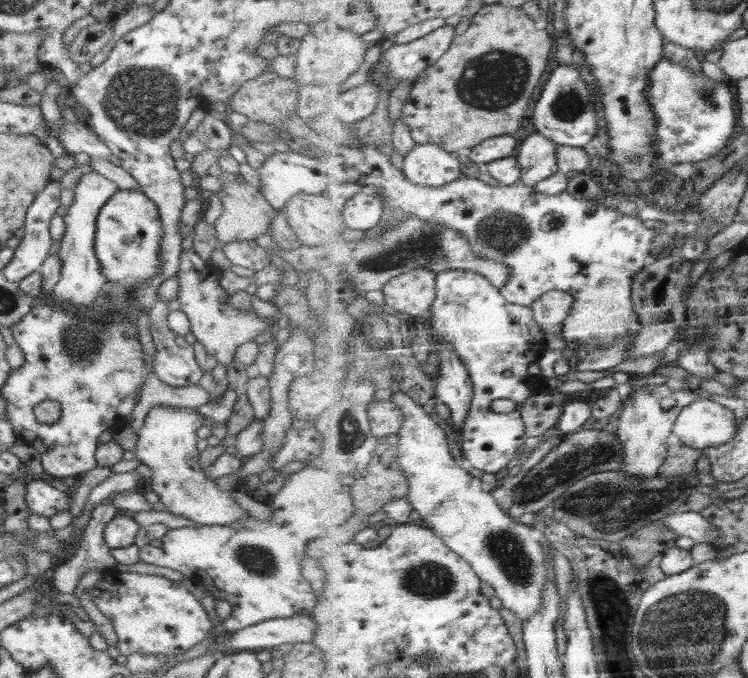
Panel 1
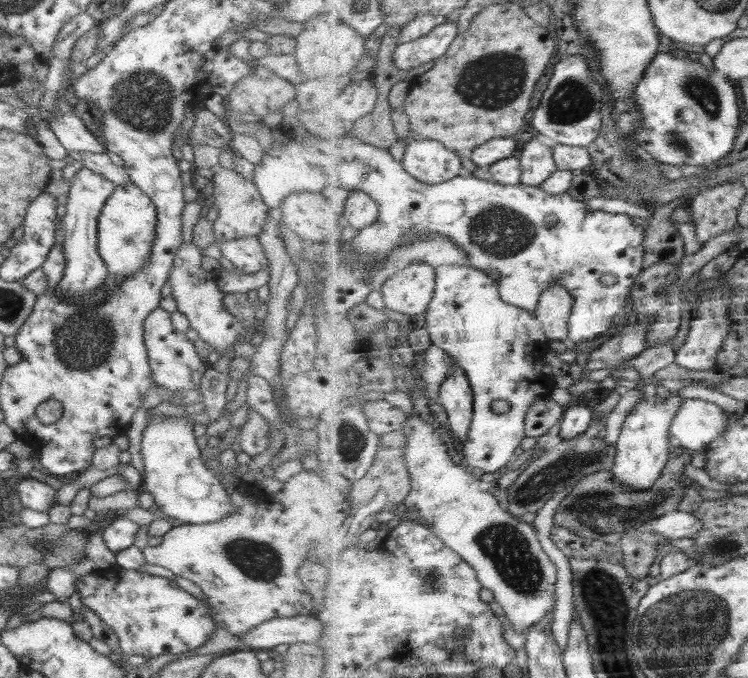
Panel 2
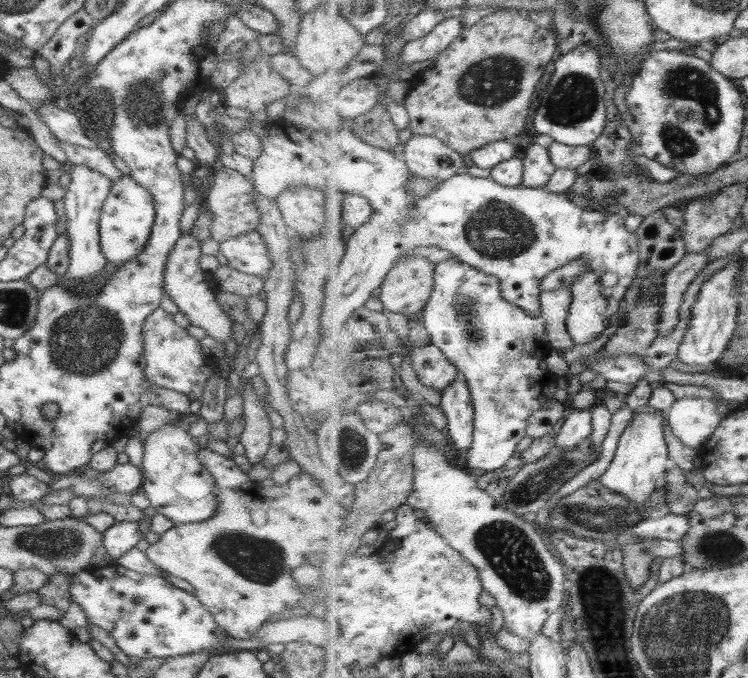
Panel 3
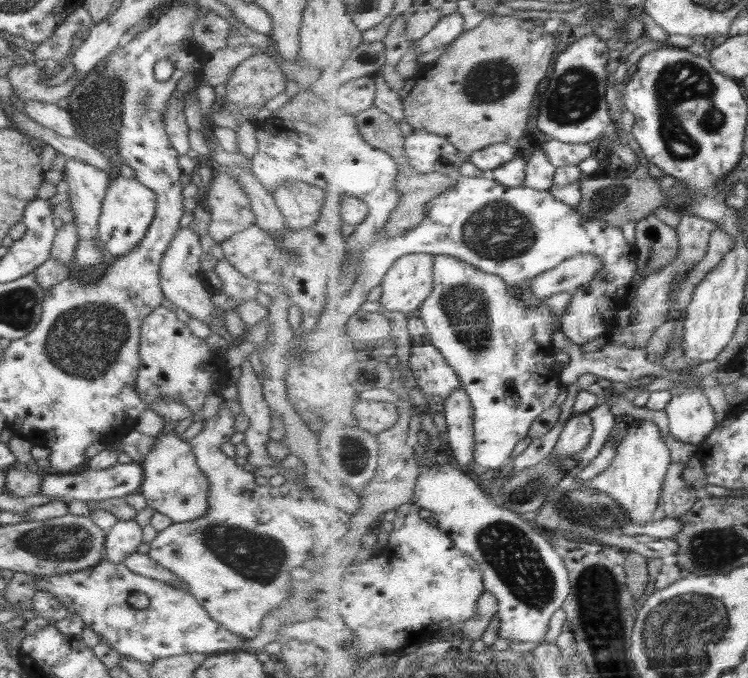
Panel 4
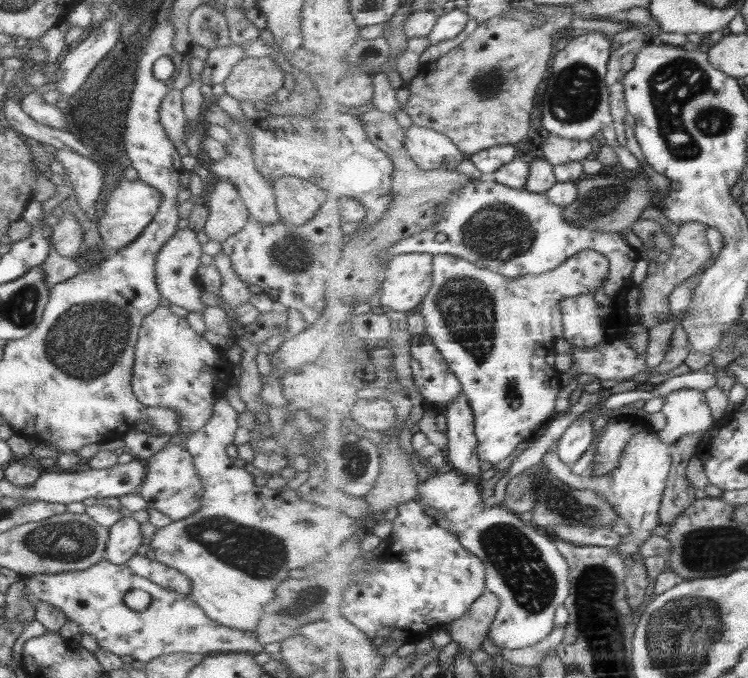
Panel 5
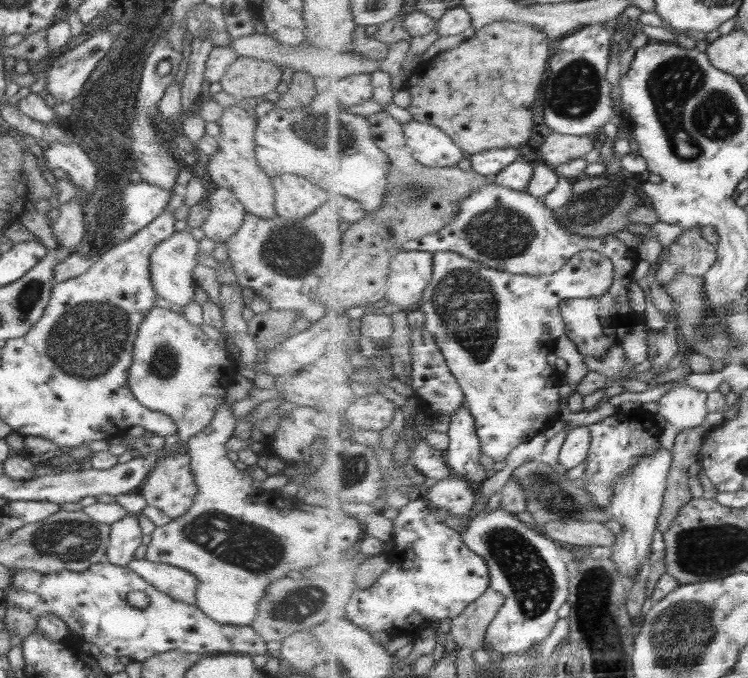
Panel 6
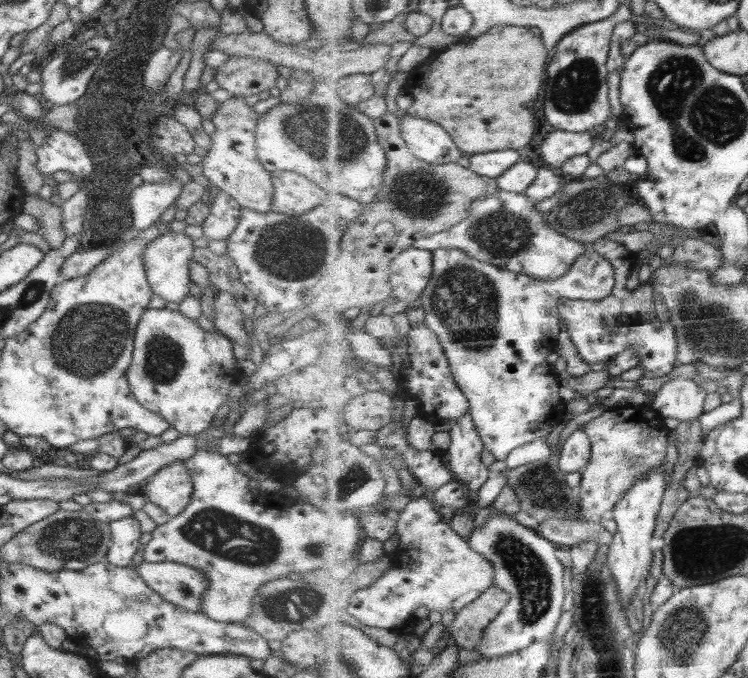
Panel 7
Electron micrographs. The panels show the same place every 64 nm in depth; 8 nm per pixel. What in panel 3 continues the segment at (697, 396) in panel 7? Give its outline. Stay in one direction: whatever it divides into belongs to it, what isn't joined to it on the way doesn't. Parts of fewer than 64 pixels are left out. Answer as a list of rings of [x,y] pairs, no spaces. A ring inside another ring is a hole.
[[[681,398],[668,410],[673,433],[699,450],[725,422],[719,404],[708,398]]]

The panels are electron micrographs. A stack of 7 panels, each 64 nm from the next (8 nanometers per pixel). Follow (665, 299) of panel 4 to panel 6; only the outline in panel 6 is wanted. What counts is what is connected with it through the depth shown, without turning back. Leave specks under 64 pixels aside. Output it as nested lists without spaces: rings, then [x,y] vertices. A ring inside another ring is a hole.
[[[700,225],[685,229],[668,251],[668,256],[659,261],[657,272],[658,283],[664,289],[682,274],[704,276],[719,257],[718,247],[704,238]]]

